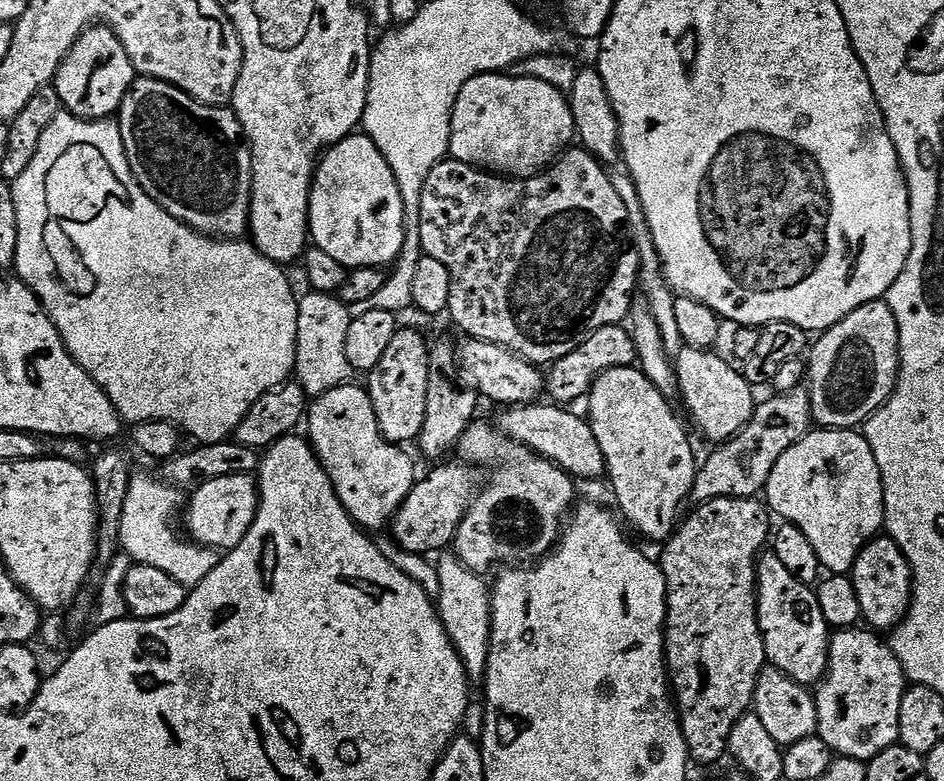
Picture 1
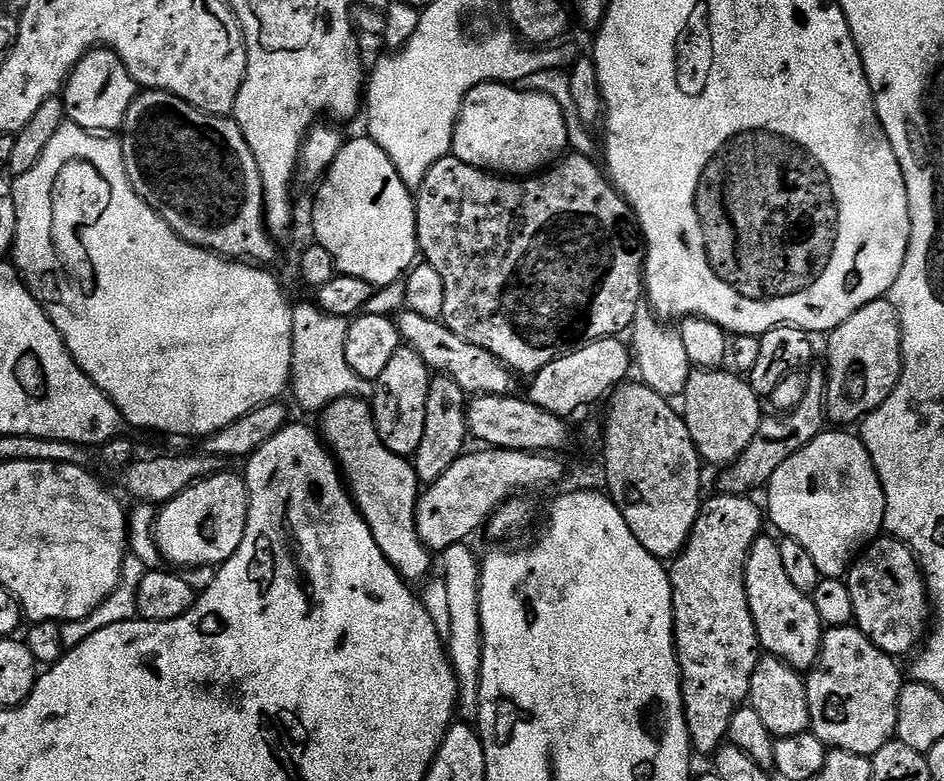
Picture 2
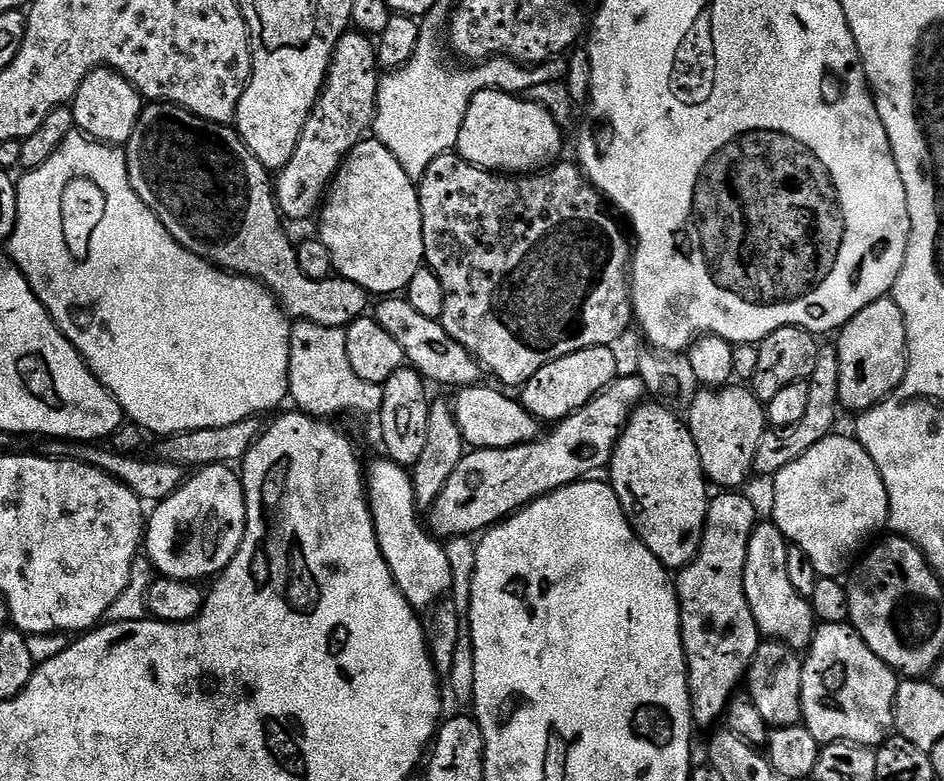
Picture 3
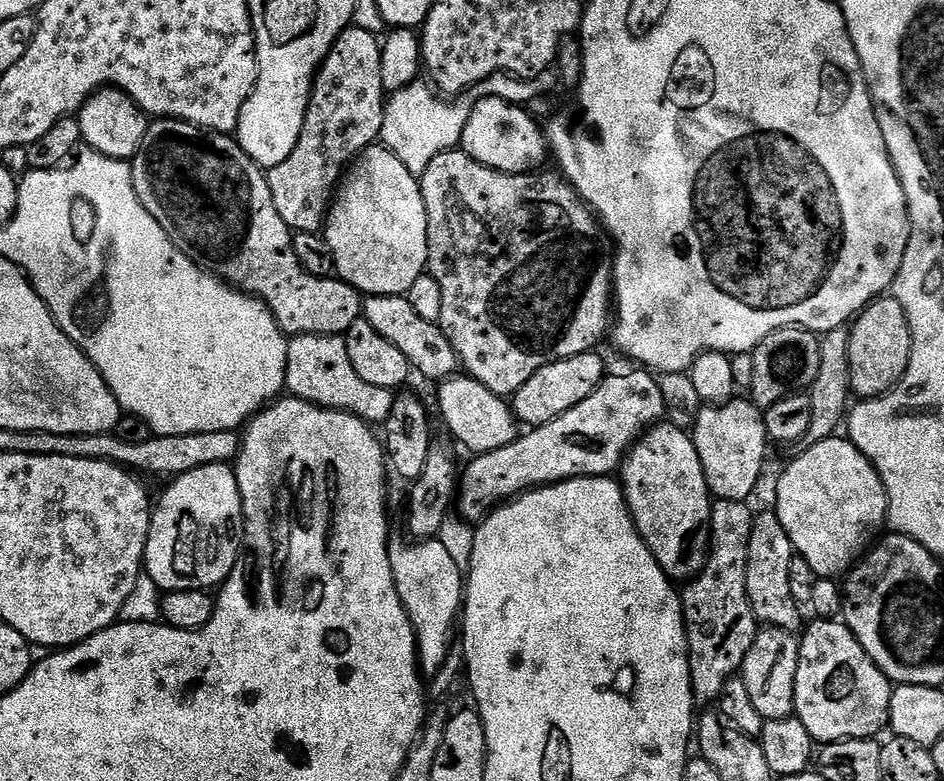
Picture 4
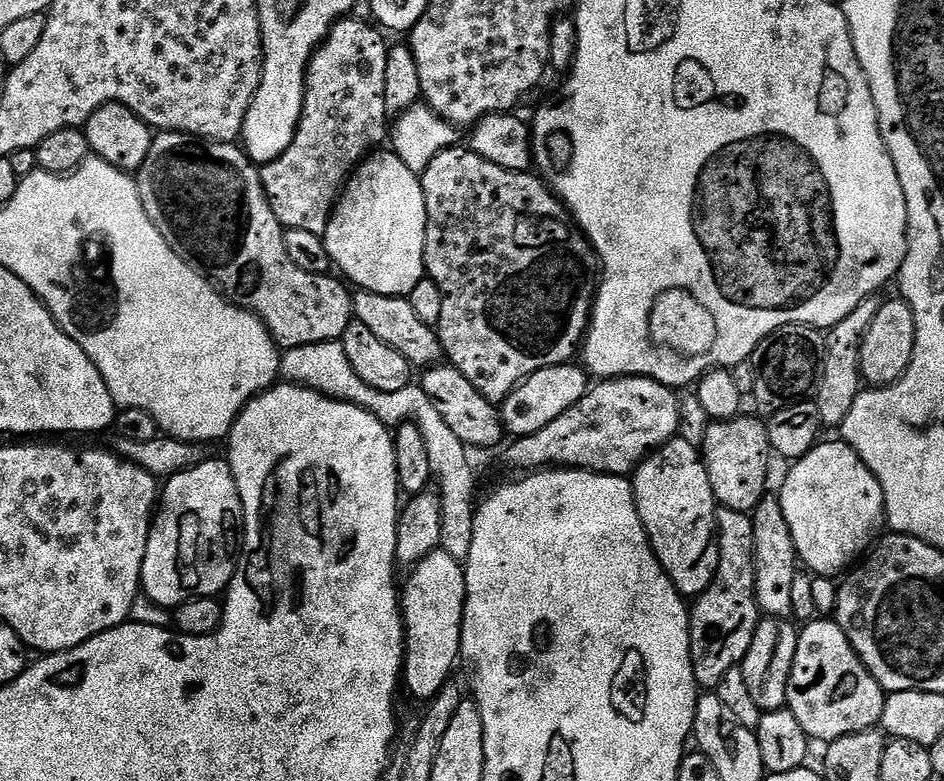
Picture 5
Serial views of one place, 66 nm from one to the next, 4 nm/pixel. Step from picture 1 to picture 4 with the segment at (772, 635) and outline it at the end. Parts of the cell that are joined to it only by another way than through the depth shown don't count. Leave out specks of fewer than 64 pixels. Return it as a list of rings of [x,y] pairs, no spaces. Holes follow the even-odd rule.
[[[775,511],[755,513],[750,534],[750,554],[746,566],[746,590],[752,613],[761,625],[769,628],[781,628],[787,632],[799,633],[801,605],[796,603],[794,594],[790,594],[790,562],[794,549],[782,522]]]

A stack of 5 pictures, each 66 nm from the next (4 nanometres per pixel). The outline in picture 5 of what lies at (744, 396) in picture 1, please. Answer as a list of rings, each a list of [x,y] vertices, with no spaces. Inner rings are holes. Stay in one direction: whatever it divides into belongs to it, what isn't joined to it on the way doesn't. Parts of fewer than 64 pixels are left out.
[[[741,414],[735,420],[722,420],[709,423],[702,445],[704,465],[710,474],[710,490],[714,490],[717,505],[739,512],[753,513],[764,499],[768,488],[768,425],[763,419],[755,420],[752,416]]]

